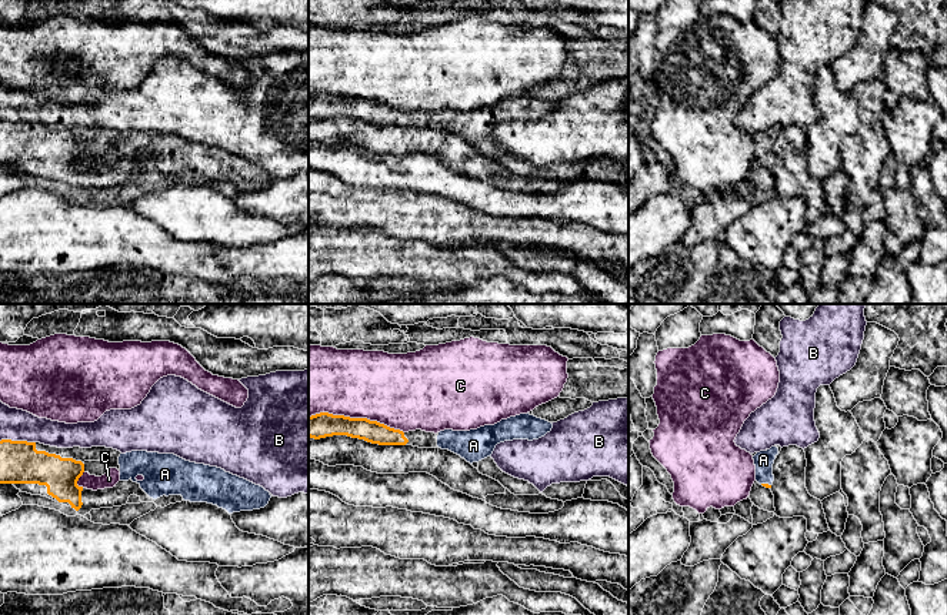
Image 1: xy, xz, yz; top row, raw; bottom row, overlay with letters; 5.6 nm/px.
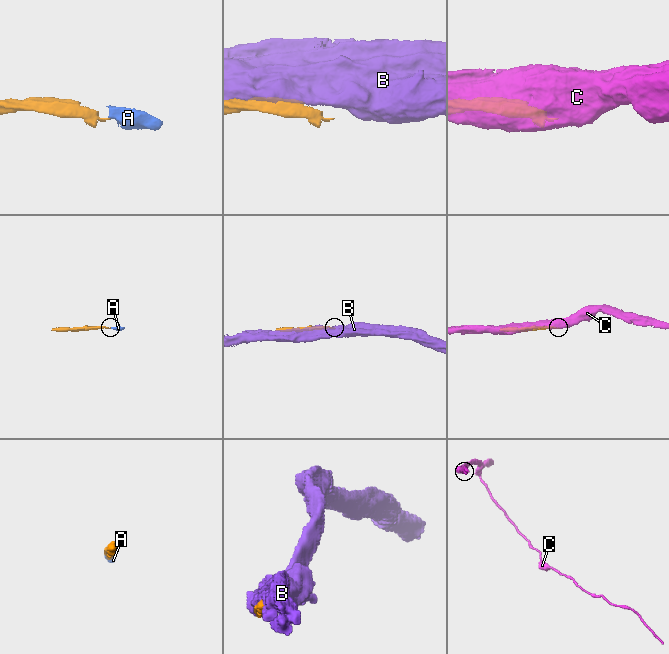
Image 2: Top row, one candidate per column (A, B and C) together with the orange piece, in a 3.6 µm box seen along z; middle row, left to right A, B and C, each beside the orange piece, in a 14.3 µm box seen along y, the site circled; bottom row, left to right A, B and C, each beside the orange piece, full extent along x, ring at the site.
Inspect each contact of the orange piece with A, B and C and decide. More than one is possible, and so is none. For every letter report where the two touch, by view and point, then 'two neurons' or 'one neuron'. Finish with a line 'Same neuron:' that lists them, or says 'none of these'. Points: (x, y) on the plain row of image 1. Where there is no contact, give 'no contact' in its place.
A: yz (766, 164) | one neuron
B: xy (17, 122) | two neurons
C: xz (356, 99) | two neurons
Same neuron: A

